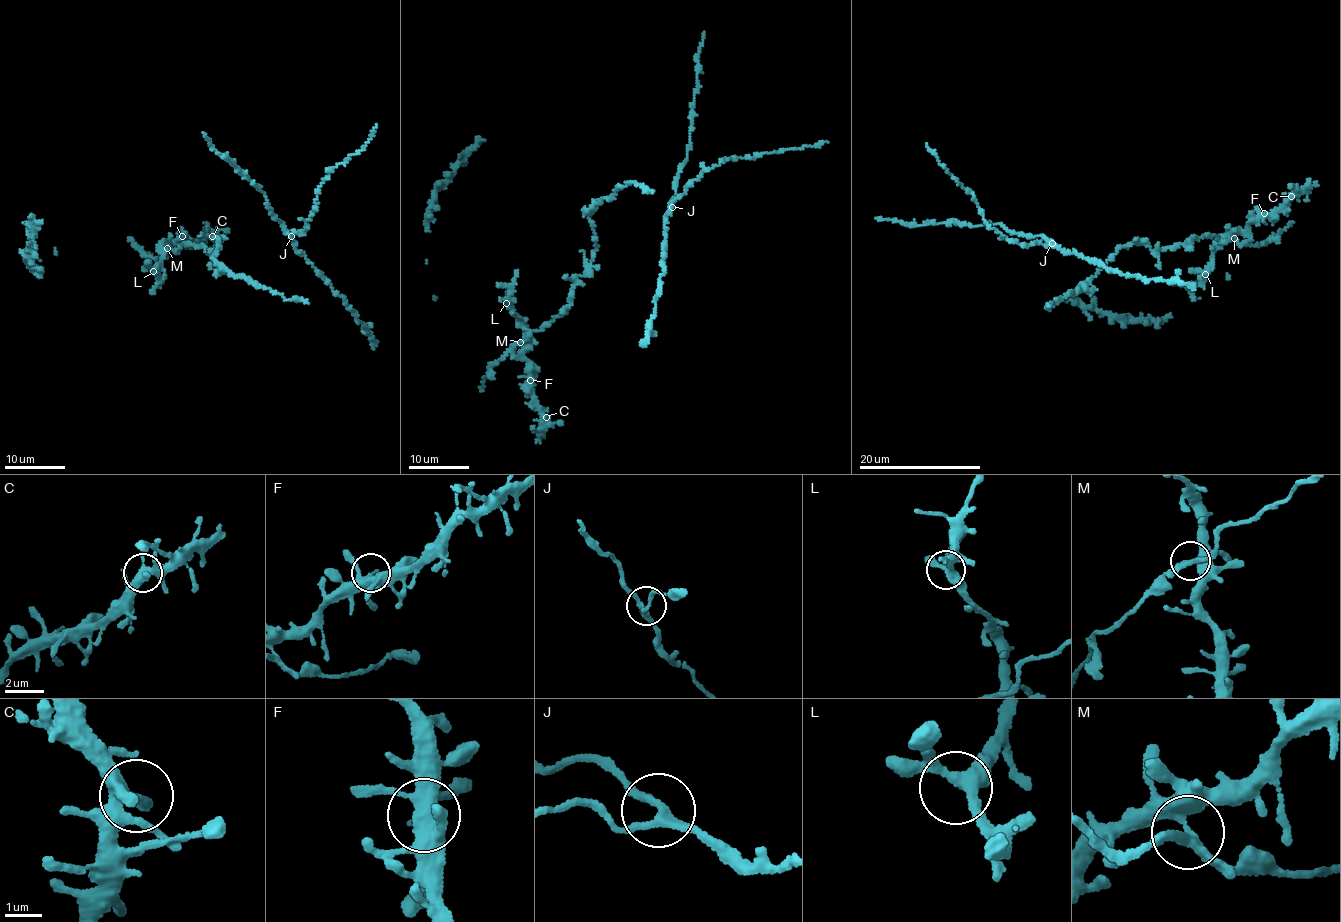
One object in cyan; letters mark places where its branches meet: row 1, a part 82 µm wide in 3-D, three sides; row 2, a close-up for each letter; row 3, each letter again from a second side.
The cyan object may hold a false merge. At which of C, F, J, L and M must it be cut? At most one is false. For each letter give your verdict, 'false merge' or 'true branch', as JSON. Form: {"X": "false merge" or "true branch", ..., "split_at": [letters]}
{"C": "true branch", "F": "true branch", "J": "true branch", "L": "true branch", "M": "false merge", "split_at": ["M"]}

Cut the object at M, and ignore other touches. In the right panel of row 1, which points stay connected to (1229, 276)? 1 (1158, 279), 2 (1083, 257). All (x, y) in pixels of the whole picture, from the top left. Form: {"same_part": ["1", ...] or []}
{"same_part": ["1", "2"]}

